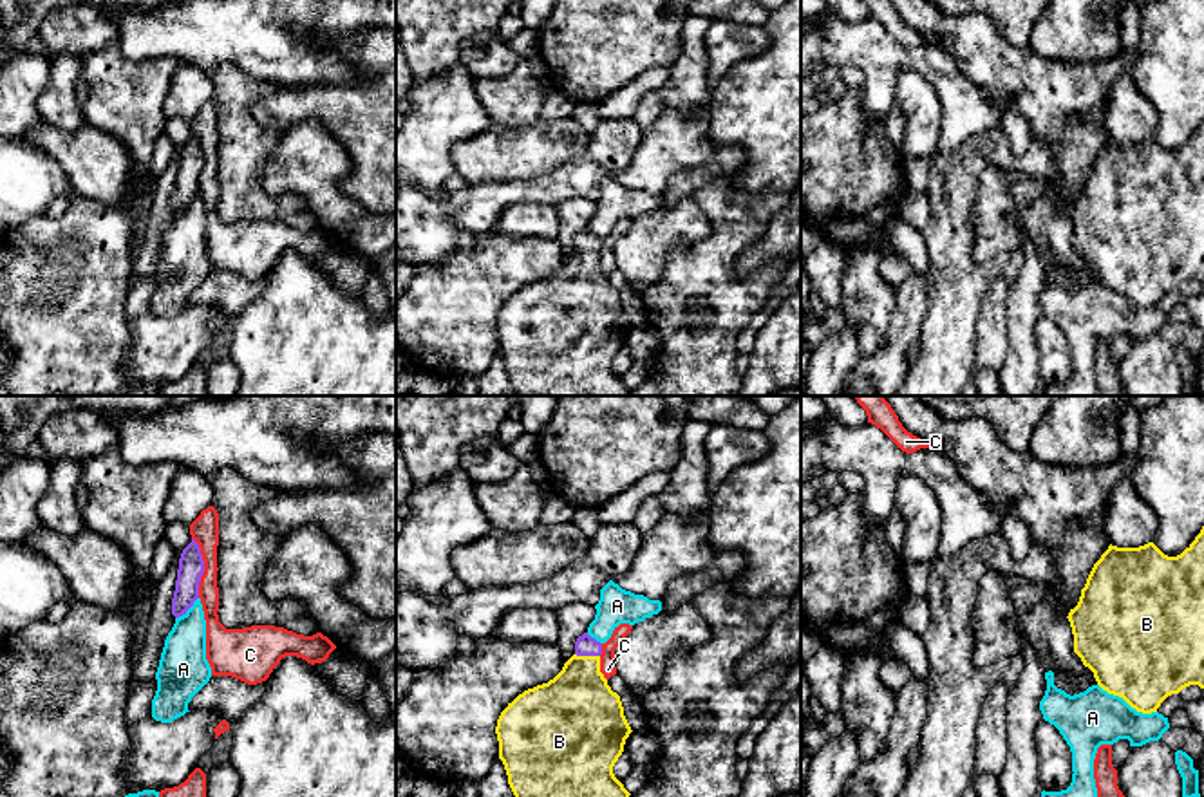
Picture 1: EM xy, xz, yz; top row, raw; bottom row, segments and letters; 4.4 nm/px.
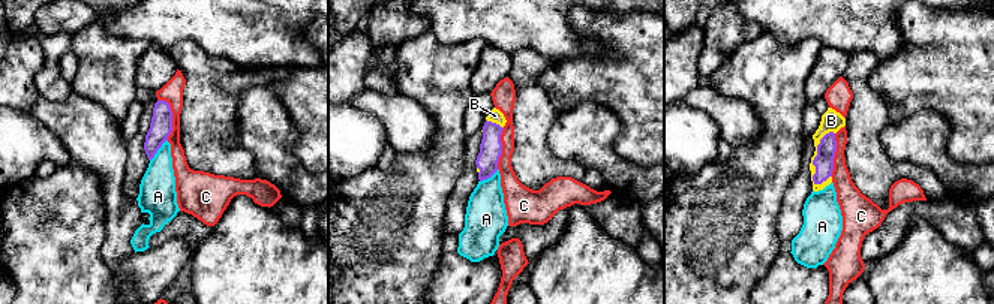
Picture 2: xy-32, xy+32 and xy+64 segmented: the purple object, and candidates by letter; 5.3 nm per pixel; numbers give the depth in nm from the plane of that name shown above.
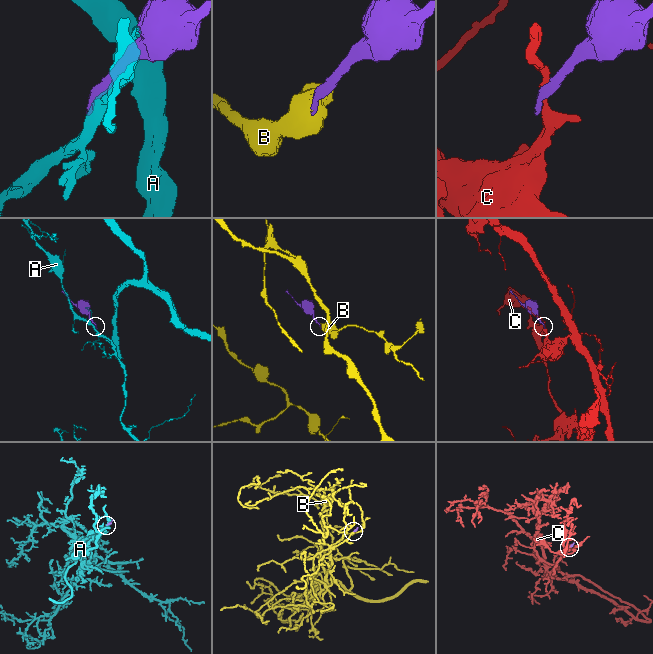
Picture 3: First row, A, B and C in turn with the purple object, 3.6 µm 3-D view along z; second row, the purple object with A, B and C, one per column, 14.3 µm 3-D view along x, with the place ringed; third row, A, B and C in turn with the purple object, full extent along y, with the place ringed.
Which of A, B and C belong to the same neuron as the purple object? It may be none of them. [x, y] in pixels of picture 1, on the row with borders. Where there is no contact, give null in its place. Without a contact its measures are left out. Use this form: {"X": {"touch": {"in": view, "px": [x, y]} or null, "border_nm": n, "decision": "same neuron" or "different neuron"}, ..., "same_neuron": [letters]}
{"A": {"touch": {"in": "xy", "px": [187, 609]}, "border_nm": 140, "decision": "different neuron"}, "B": {"touch": {"in": "xz", "px": [588, 655]}, "border_nm": 110, "decision": "same neuron"}, "C": {"touch": {"in": "xy", "px": [203, 568]}, "border_nm": 280, "decision": "different neuron"}, "same_neuron": ["B"]}

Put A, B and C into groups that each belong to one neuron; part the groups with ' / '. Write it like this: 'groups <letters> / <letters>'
groups A / B / C

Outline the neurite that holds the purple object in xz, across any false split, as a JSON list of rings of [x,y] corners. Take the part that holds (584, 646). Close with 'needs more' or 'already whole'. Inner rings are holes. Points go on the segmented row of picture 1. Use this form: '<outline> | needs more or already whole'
[[[588,633],[577,638],[575,654],[548,683],[519,694],[495,727],[499,759],[515,797],[629,797],[613,766],[633,732],[620,696],[600,672],[602,643]]] | needs more

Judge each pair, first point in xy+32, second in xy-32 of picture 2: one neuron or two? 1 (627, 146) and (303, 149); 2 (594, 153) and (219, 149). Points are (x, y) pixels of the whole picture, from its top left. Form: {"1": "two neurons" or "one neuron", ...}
{"1": "one neuron", "2": "two neurons"}

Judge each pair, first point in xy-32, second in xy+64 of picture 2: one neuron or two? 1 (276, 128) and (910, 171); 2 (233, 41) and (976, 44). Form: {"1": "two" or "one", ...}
{"1": "two", "2": "two"}

